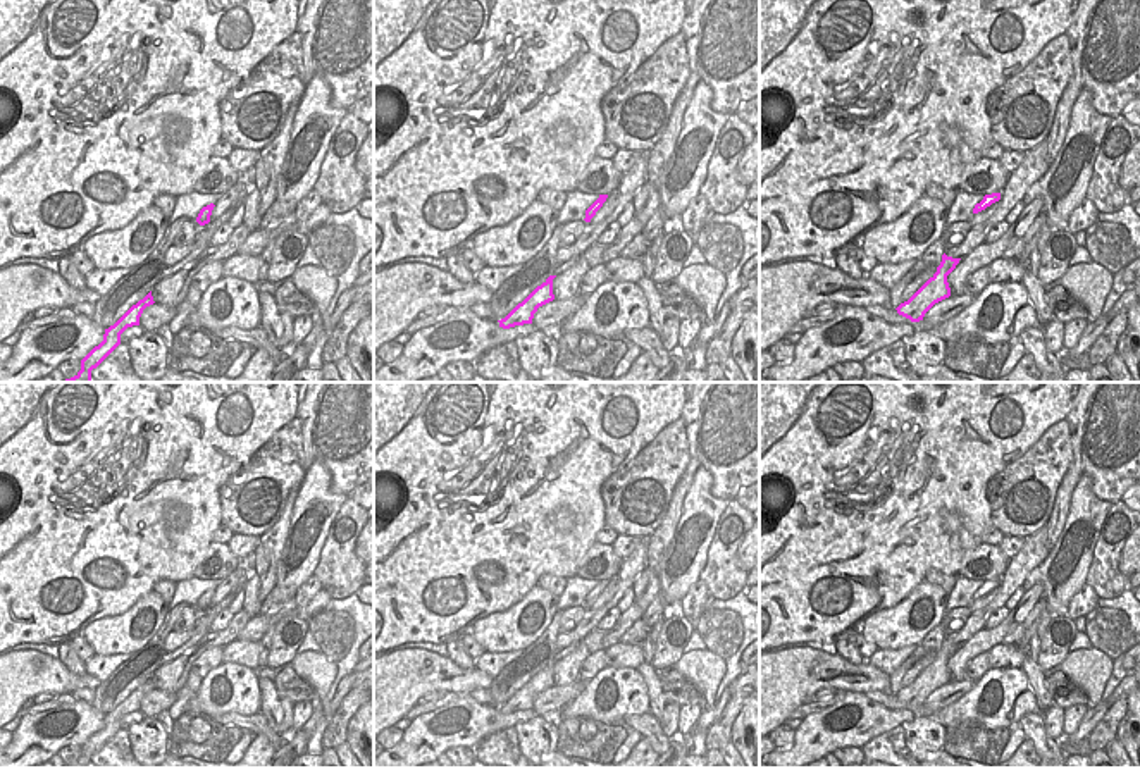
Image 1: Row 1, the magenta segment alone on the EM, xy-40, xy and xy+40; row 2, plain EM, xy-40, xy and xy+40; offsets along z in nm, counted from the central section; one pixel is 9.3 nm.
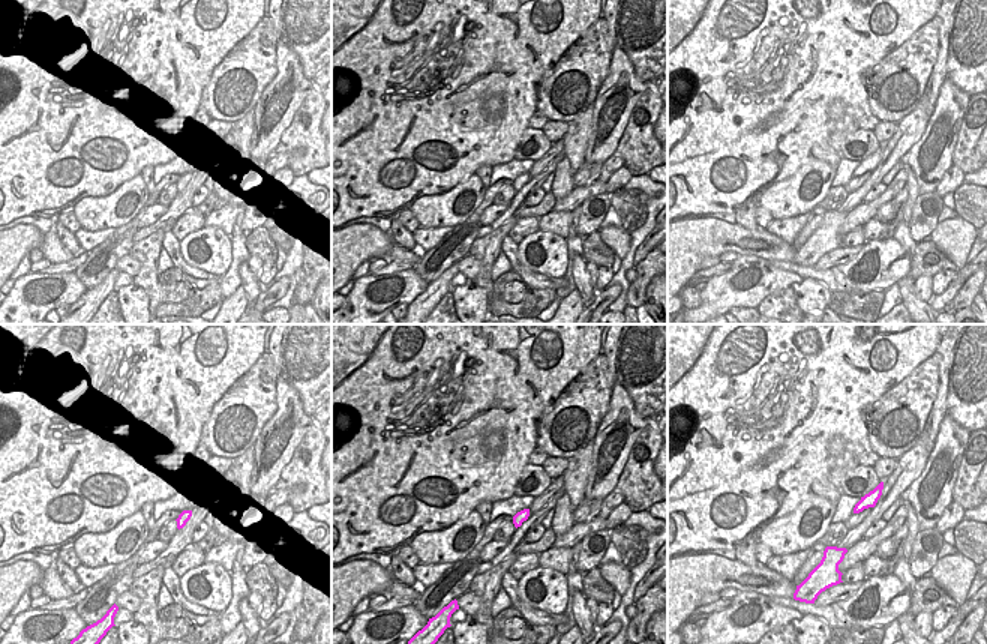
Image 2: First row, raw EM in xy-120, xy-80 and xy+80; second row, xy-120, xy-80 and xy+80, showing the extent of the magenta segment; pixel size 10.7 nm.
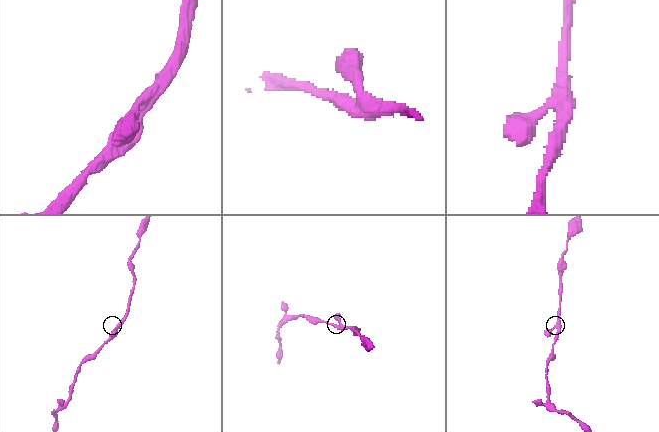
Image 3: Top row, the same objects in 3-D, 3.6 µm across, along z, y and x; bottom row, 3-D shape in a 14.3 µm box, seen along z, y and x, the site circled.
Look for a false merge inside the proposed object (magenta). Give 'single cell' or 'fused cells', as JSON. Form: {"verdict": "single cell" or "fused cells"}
{"verdict": "single cell"}

